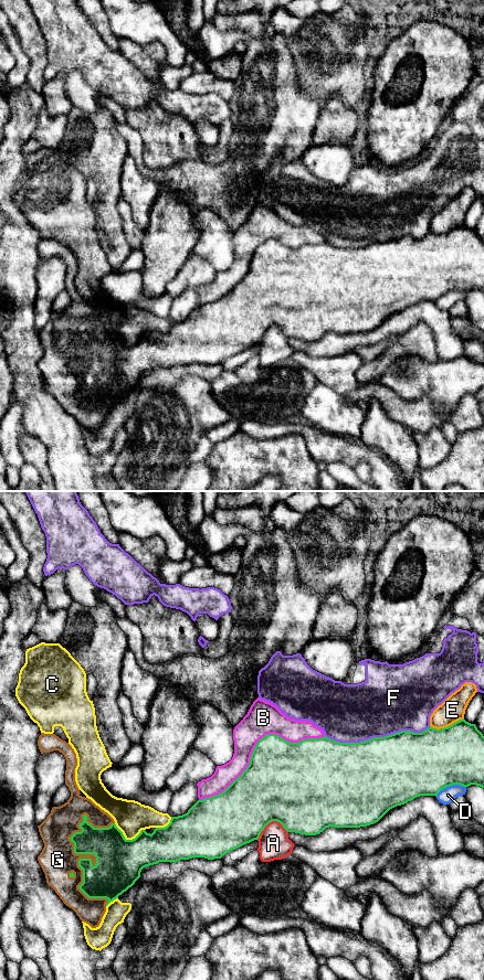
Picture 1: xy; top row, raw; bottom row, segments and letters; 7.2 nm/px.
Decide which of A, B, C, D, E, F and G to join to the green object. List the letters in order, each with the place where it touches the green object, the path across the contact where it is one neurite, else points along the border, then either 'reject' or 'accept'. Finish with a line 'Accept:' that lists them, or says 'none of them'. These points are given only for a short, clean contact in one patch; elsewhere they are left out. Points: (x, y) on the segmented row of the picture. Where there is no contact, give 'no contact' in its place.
A: contact xy (270, 821); reject
B: contact xy (255, 746); reject
C: contact xy (127, 840); reject
D: contact xy (450, 785); reject
E: contact xy (448, 726); reject
F: contact xy (377, 737); reject
G: contact xy (91, 861); accept
Accept: G

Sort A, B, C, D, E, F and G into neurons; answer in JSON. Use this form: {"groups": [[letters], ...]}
{"groups": [["A"], ["B"], ["C"], ["D", "E"], ["F"], ["G"]]}

